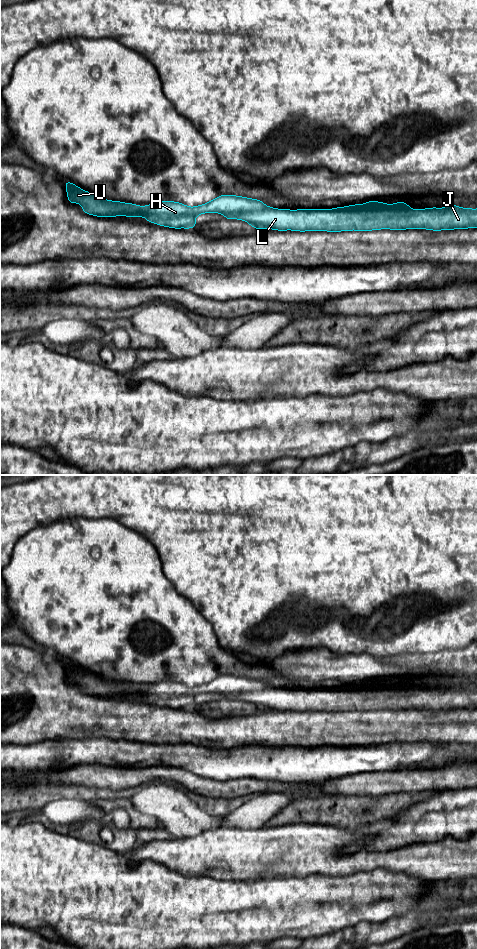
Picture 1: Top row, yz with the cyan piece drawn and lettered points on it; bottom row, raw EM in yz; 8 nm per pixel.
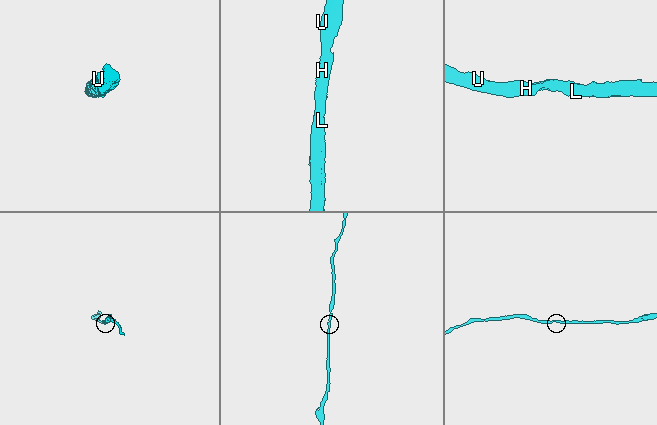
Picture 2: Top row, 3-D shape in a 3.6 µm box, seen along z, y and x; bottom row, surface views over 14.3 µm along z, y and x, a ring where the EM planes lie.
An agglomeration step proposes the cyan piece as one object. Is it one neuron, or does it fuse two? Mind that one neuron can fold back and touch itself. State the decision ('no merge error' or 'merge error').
no merge error

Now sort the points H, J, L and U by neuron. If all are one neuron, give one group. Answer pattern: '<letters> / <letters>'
H J L U

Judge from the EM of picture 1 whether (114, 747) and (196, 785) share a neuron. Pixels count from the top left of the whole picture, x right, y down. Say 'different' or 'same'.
different

